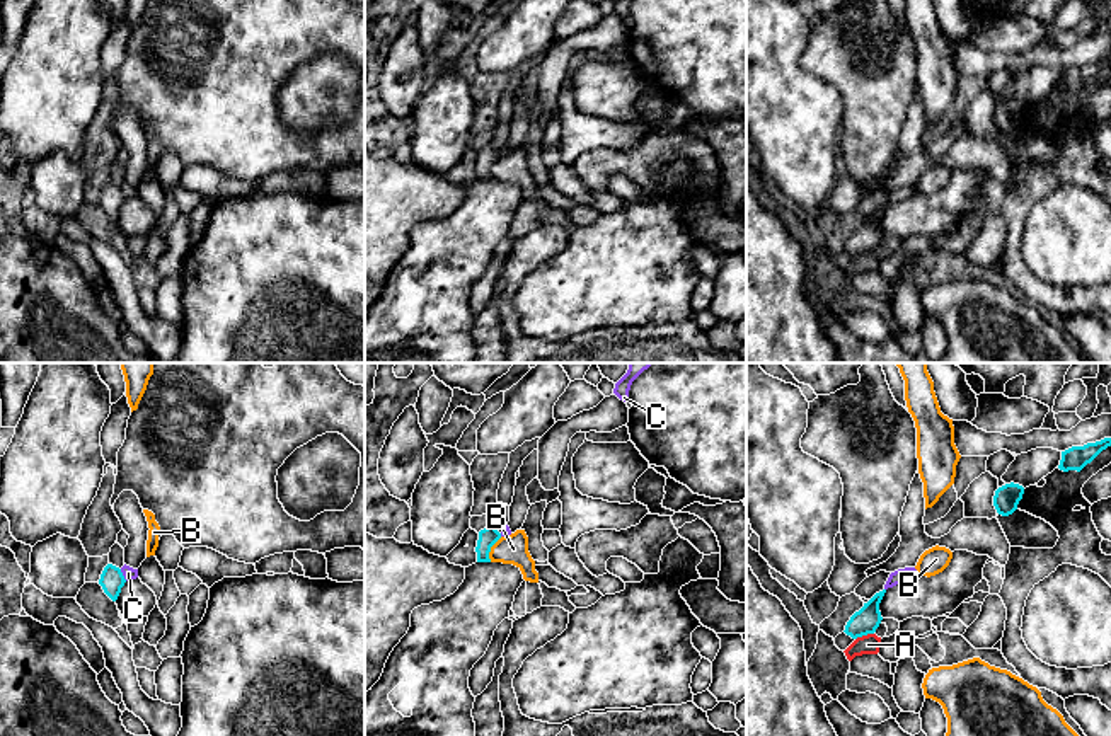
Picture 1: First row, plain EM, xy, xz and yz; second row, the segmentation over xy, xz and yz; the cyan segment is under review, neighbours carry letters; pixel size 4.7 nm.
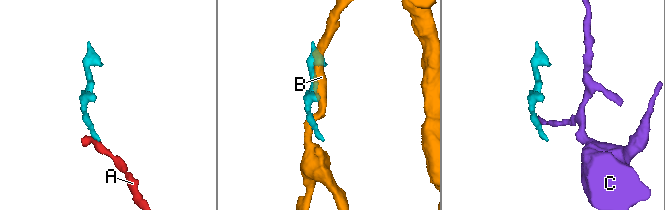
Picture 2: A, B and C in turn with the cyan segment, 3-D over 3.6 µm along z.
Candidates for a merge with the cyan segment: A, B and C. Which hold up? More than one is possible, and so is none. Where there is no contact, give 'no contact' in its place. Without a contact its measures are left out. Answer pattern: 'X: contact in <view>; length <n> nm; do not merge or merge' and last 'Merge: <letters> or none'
A: contact in yz; length 90 nm; do not merge
B: contact in xz; length 130 nm; do not merge
C: contact in xy; length 70 nm; do not merge
Merge: none

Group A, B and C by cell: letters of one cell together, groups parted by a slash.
A / B / C

